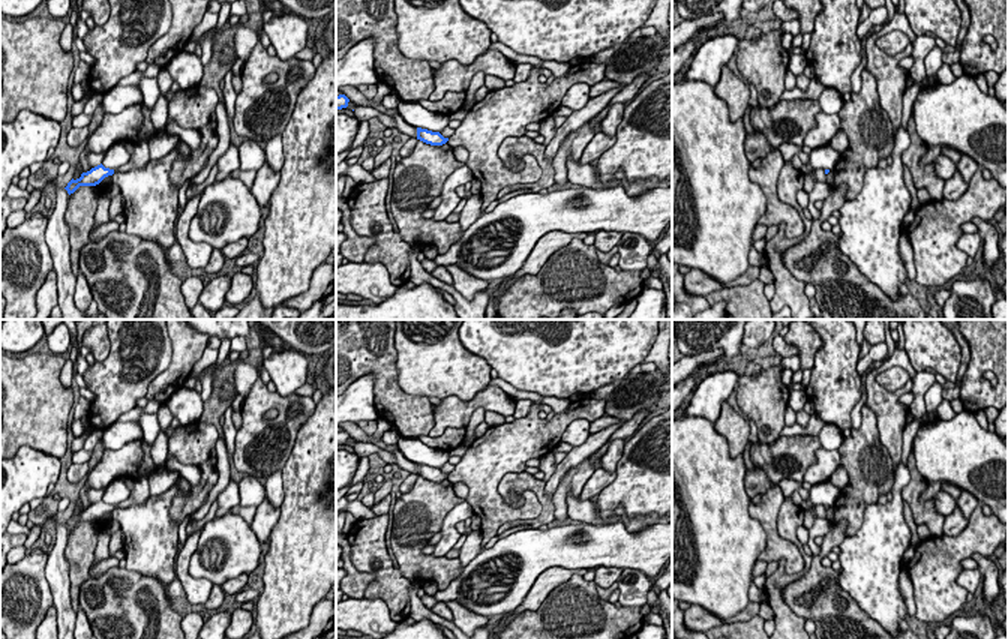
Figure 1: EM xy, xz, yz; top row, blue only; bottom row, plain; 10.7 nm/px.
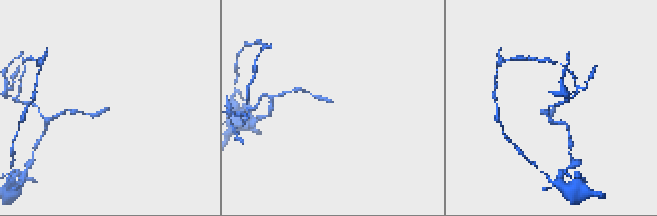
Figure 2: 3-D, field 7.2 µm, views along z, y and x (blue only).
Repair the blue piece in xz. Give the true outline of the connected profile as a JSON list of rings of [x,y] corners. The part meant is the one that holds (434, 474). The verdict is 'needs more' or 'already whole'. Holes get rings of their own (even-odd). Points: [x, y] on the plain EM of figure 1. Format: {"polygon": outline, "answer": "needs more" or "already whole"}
{"polygon": [[[417,464],[417,476],[430,482],[442,482],[448,477],[448,474],[444,474],[440,468],[432,468],[422,464]]], "answer": "already whole"}

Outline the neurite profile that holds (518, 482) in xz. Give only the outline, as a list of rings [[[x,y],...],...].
[[[525,471],[508,472],[501,478],[498,484],[498,492],[512,507],[520,507],[520,502],[514,504],[510,501],[512,490],[514,492],[532,490],[542,504],[542,513],[536,519],[507,522],[498,528],[498,534],[502,534],[504,531],[519,525],[540,528],[542,525],[548,525],[552,520],[555,520],[555,506],[552,496],[546,495],[544,486],[546,486],[544,480],[538,480],[534,477],[534,474]]]

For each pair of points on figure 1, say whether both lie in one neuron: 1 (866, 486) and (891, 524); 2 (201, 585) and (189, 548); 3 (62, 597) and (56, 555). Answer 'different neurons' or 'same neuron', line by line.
1: different neurons
2: same neuron
3: same neuron

